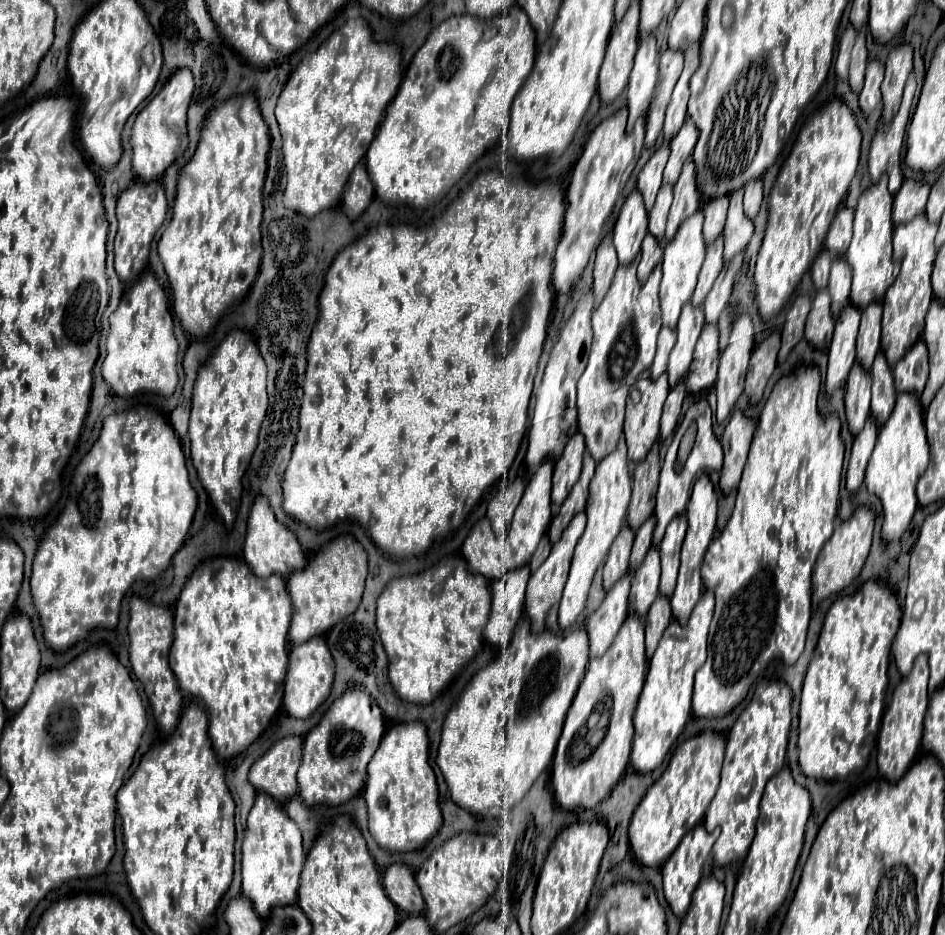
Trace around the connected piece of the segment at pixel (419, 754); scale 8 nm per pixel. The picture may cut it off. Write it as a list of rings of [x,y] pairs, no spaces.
[[[421,721],[397,723],[387,729],[367,769],[363,797],[369,809],[369,831],[387,851],[421,849],[441,827],[435,773],[429,767],[427,727]]]

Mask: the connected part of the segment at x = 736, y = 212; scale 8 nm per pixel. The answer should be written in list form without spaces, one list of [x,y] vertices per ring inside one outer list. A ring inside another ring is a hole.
[[[737,189],[731,193],[727,223],[723,229],[725,237],[725,261],[729,261],[733,255],[737,255],[741,249],[747,247],[753,235],[753,221],[745,217],[743,213],[743,189]]]

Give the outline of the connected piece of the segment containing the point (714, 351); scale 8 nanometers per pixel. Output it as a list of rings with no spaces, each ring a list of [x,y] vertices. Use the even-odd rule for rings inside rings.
[[[705,325],[701,337],[697,341],[693,361],[689,373],[685,377],[685,385],[689,393],[699,393],[709,389],[717,379],[717,365],[719,365],[719,331],[717,325]]]

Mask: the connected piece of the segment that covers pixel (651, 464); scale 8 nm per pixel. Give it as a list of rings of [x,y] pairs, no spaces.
[[[653,445],[645,461],[637,463],[633,475],[633,495],[627,511],[627,523],[633,529],[639,529],[653,513],[653,493],[657,491],[659,469],[659,445]]]

